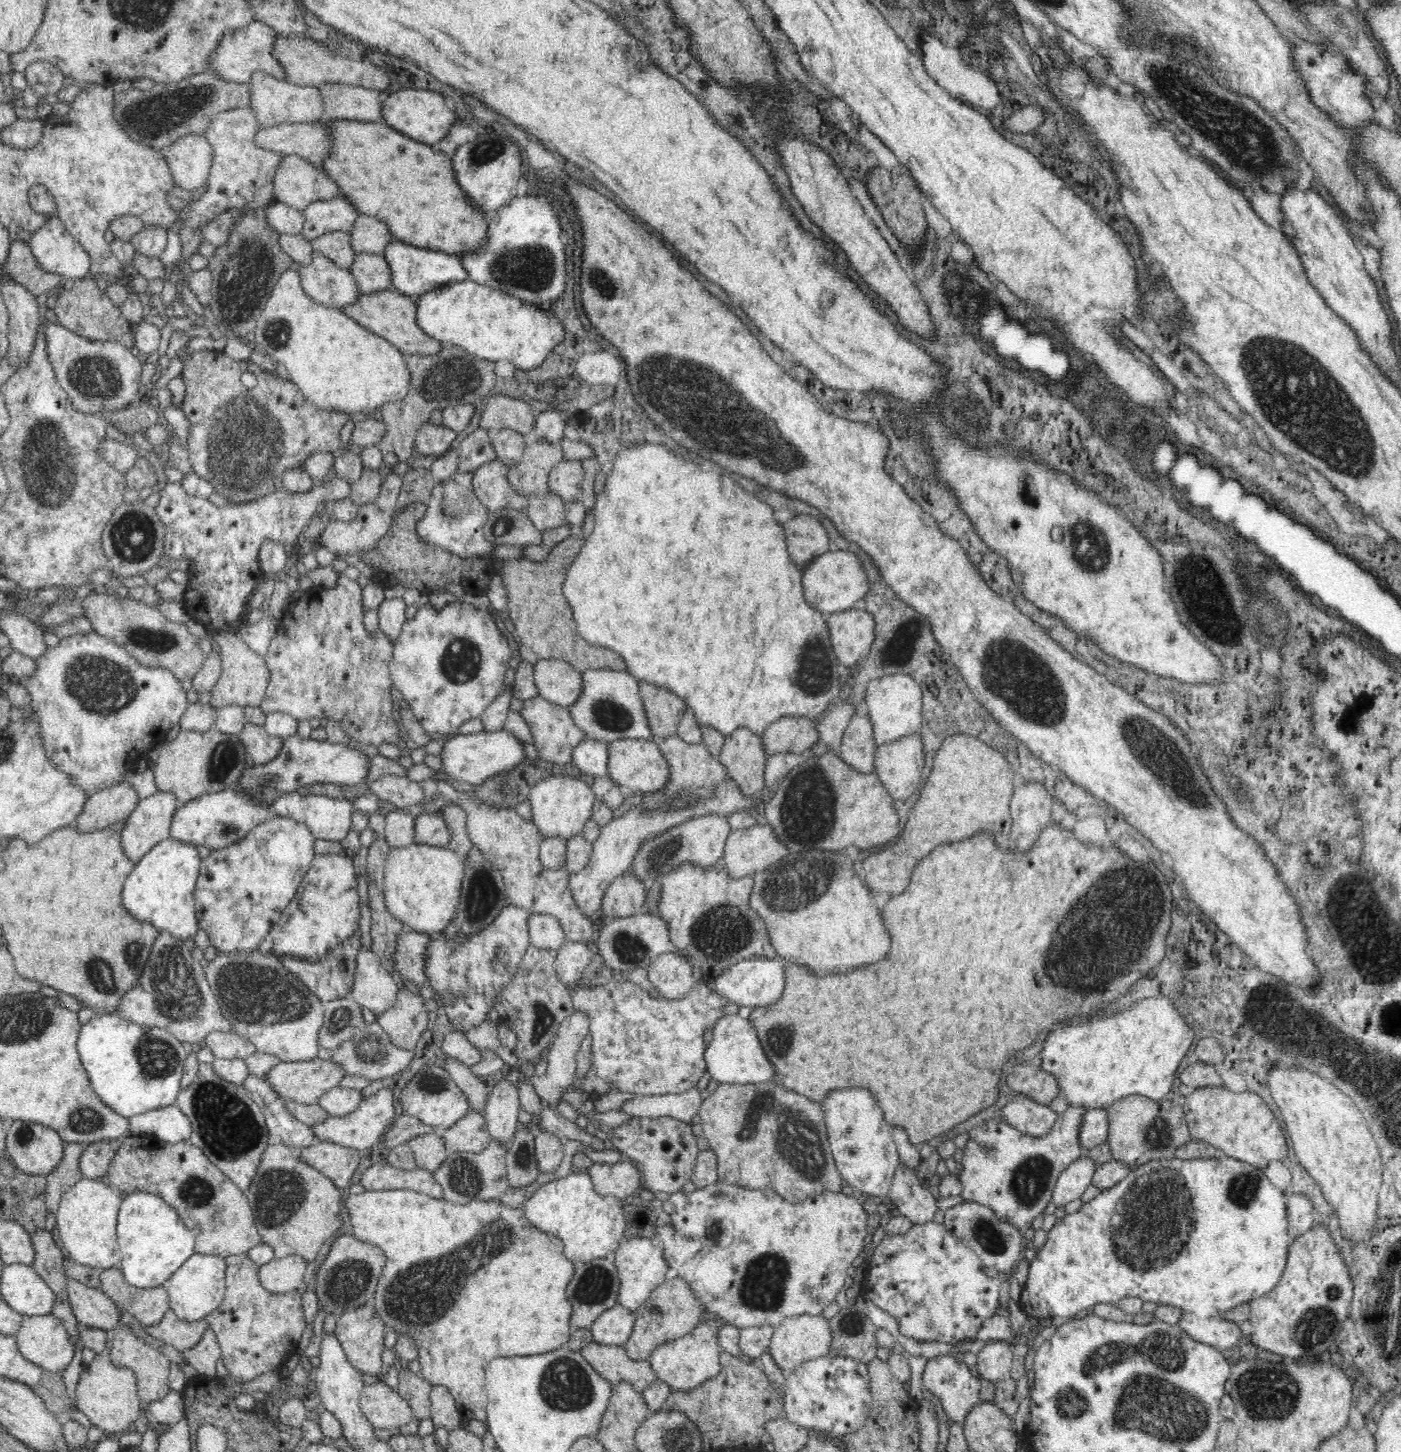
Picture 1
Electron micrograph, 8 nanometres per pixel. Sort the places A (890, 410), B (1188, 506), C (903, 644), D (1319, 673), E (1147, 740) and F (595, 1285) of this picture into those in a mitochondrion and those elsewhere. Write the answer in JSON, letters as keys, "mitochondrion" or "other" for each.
{"A":"other","B":"other","C":"mitochondrion","D":"other","E":"mitochondrion","F":"mitochondrion"}

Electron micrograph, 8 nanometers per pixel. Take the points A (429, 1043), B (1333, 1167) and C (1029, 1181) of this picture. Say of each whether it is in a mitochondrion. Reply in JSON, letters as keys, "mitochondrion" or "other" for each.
{"A":"other","B":"other","C":"mitochondrion"}

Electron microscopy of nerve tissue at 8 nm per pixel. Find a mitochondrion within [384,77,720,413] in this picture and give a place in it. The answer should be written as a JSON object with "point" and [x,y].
{"point":[530,269]}

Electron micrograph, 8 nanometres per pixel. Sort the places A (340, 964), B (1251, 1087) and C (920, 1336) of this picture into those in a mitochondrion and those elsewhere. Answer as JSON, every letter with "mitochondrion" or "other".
{"A":"other","B":"other","C":"other"}

